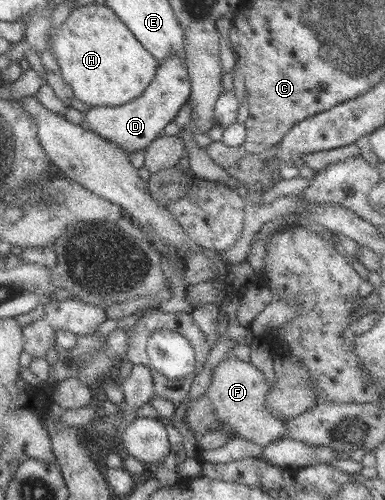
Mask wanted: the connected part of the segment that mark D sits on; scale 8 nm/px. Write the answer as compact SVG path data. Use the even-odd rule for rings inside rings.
M170 54L138 98L122 106L93 106L83 113L83 126L123 148L128 154L138 152L158 138L168 124L174 122L178 111L190 99L190 95L191 80L187 66L182 58L178 58L178 54Z

